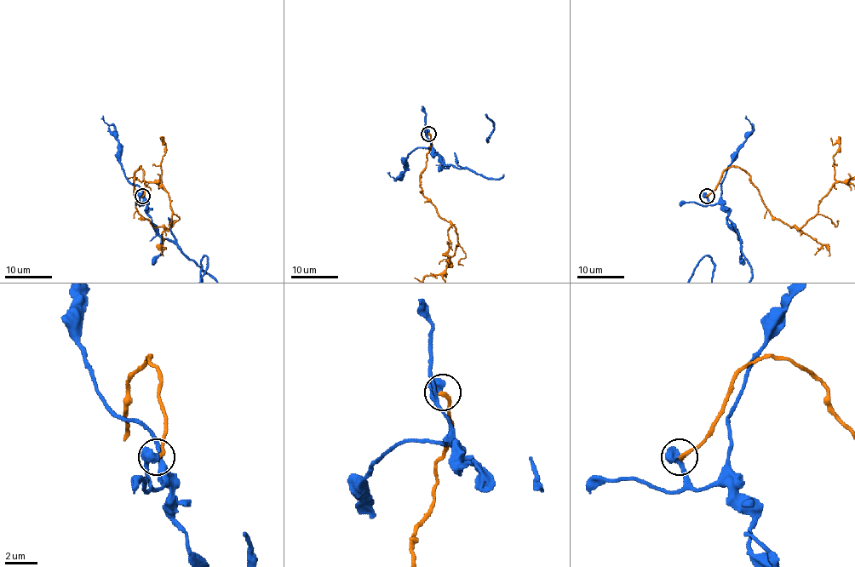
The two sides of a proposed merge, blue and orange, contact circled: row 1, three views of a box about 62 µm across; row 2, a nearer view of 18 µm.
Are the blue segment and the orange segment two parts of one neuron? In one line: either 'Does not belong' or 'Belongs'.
Does not belong

